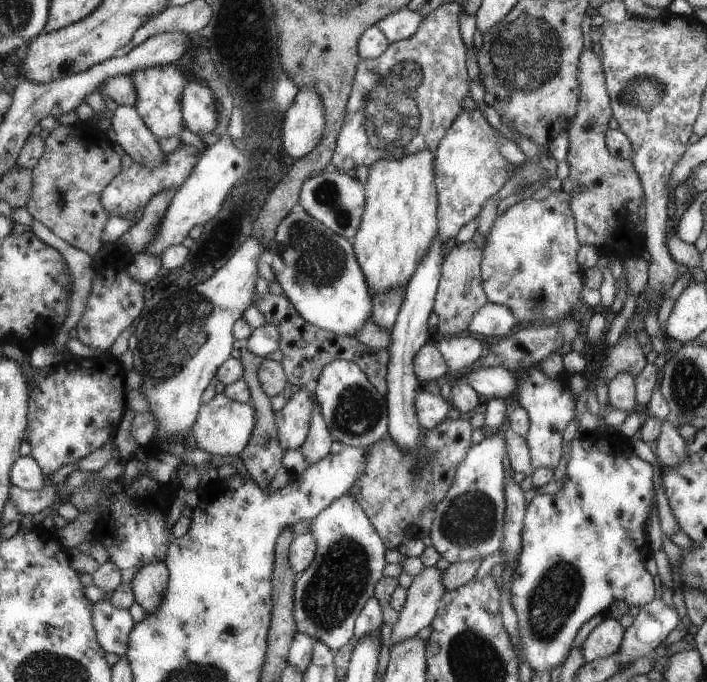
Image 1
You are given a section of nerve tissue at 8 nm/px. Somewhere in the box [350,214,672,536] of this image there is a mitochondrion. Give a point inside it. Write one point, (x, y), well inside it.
(427, 464)

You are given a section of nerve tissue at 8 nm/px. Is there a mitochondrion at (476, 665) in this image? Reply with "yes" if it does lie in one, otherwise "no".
yes

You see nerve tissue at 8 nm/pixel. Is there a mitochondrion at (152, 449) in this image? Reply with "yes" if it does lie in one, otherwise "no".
no

